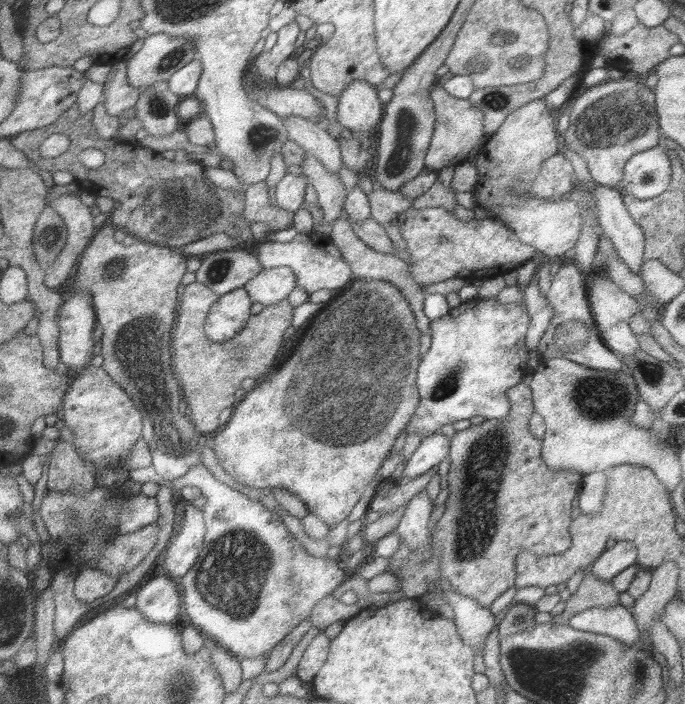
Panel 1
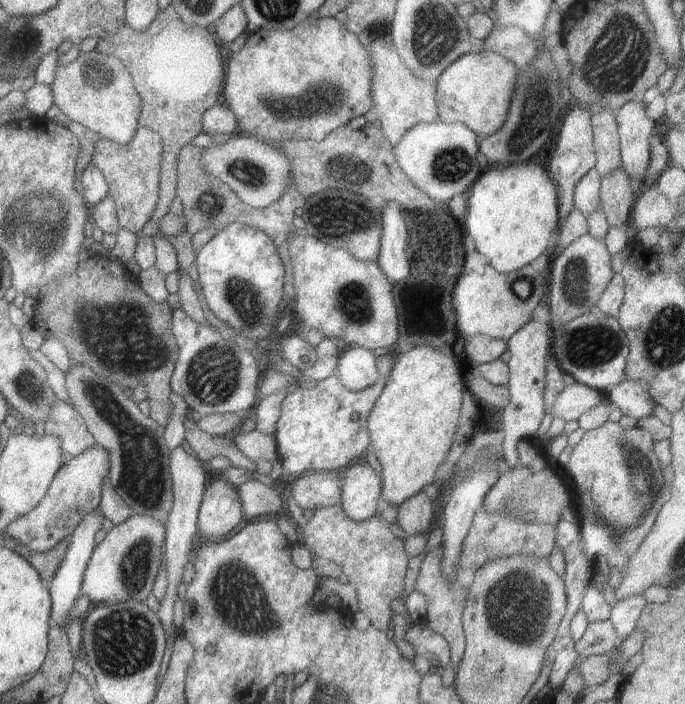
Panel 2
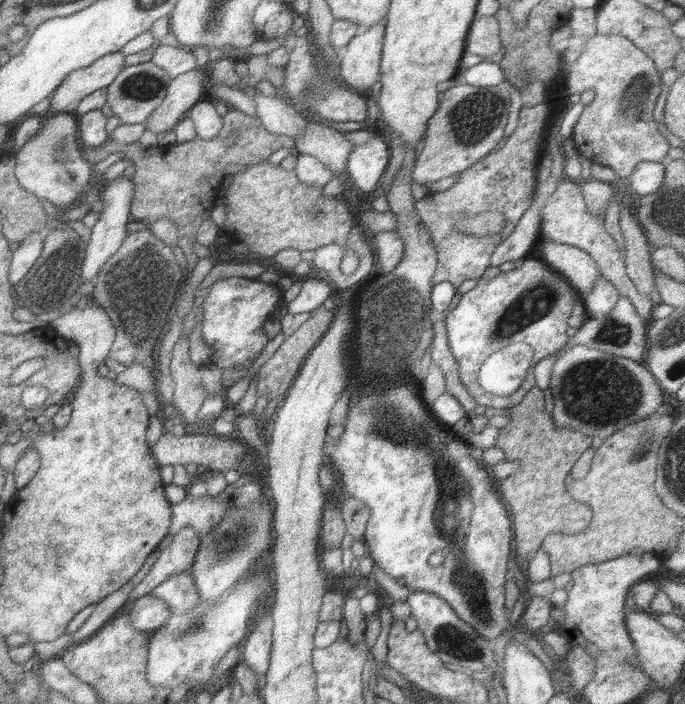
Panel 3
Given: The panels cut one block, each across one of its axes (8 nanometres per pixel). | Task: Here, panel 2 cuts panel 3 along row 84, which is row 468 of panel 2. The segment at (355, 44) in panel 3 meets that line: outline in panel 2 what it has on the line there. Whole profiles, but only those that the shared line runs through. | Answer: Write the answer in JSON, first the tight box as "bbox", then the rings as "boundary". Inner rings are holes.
{"bbox":[341,460,383,522],"boundary":[[[365,460],[341,470],[341,508],[353,522],[365,522],[375,516],[381,498],[383,480],[375,476]]]}

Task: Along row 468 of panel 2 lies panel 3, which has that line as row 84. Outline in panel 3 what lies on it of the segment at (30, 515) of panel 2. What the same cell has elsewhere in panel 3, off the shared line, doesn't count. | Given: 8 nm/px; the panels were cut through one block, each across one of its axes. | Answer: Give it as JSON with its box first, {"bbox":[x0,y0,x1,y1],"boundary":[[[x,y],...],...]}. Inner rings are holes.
{"bbox":[49,52,125,114],"boundary":[[[113,52],[95,60],[87,68],[67,74],[49,98],[49,114],[73,114],[85,96],[99,88],[107,88],[123,68],[125,56]]]}

